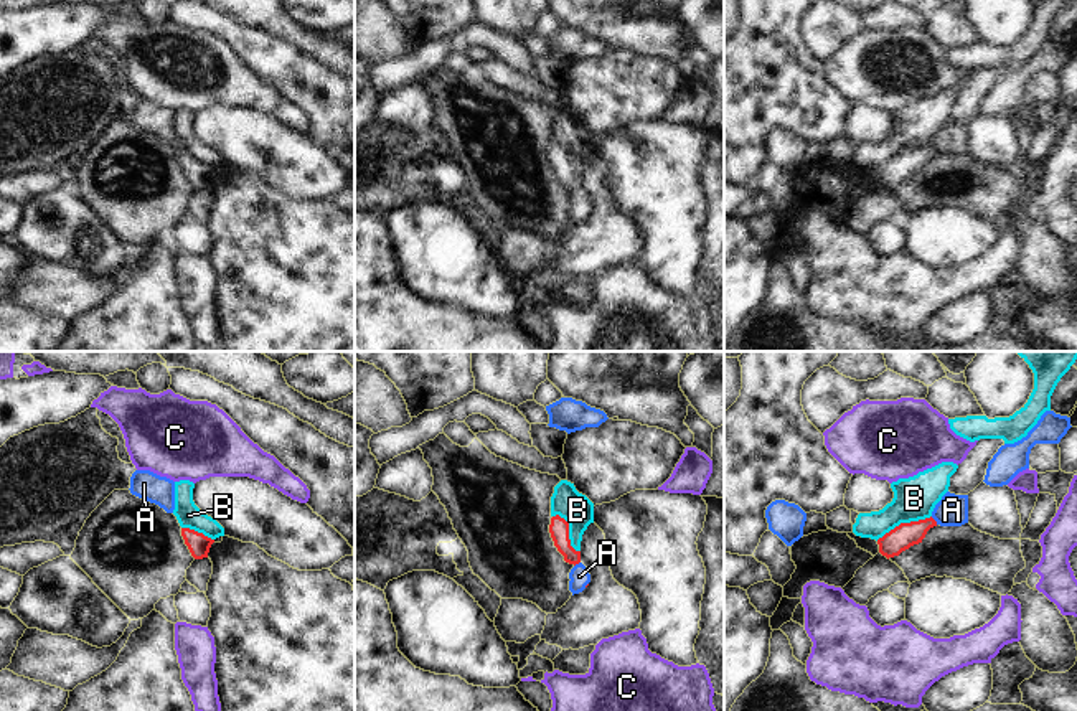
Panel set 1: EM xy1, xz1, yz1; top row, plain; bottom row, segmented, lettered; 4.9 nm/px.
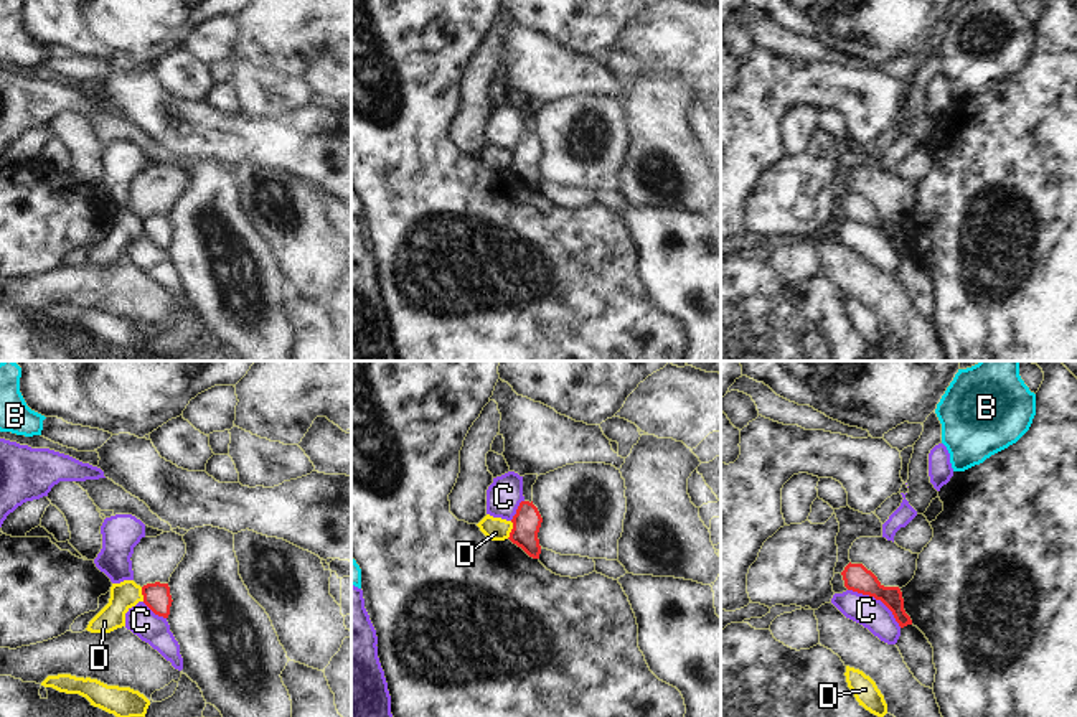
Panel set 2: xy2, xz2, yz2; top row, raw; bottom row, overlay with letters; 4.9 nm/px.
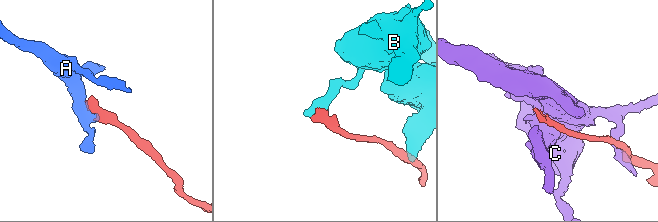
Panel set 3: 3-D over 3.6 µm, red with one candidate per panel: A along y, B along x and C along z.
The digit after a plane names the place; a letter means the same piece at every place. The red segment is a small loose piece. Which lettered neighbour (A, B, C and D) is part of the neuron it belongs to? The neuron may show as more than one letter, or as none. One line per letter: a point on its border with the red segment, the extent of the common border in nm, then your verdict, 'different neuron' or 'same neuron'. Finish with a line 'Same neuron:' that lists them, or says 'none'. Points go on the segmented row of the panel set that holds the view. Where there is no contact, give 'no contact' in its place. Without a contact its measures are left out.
A: yz1 (934, 520) | 50 nm | same neuron
B: yz1 (902, 523) | 300 nm | different neuron
C: yz2 (878, 599) | 320 nm | different neuron
D: xz2 (512, 529) | 90 nm | different neuron
Same neuron: A

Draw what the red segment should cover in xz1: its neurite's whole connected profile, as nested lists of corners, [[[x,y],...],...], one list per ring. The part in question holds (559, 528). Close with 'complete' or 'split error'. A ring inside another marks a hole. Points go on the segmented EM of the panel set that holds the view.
[[[559,515],[551,518],[549,533],[557,551],[564,556],[564,561],[574,567],[569,572],[569,591],[579,594],[590,582],[590,574],[587,567],[581,563],[581,551],[571,546],[569,539],[569,523]]] | split error

